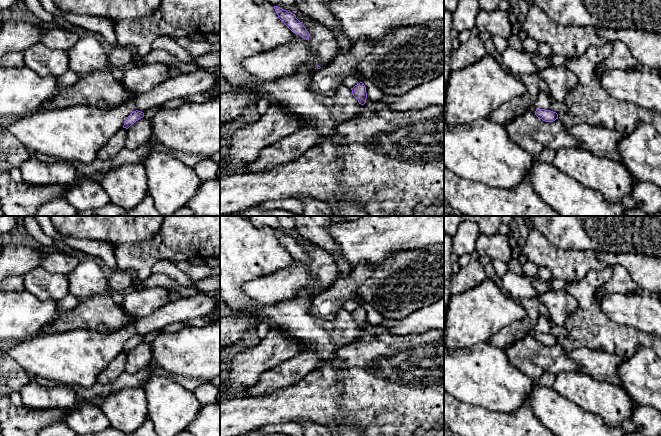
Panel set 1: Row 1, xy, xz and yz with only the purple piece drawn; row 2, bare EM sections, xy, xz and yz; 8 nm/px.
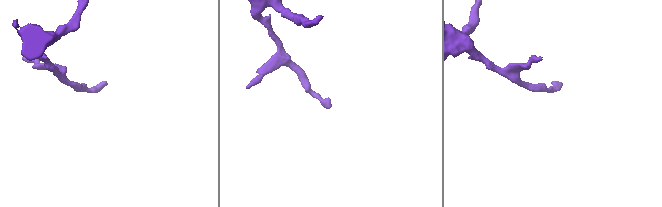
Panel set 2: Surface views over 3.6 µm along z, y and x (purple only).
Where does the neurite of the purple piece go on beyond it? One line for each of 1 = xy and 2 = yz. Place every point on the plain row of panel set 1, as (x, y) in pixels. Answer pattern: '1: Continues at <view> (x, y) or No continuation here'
1: No continuation here
2: No continuation here

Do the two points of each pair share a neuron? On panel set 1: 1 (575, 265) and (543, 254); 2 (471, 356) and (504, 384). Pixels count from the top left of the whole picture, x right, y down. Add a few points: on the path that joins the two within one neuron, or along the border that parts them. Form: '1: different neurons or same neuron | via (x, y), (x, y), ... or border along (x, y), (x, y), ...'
1: same neuron | via (567, 265), (551, 257)
2: same neuron | via (479, 363), (496, 380)

